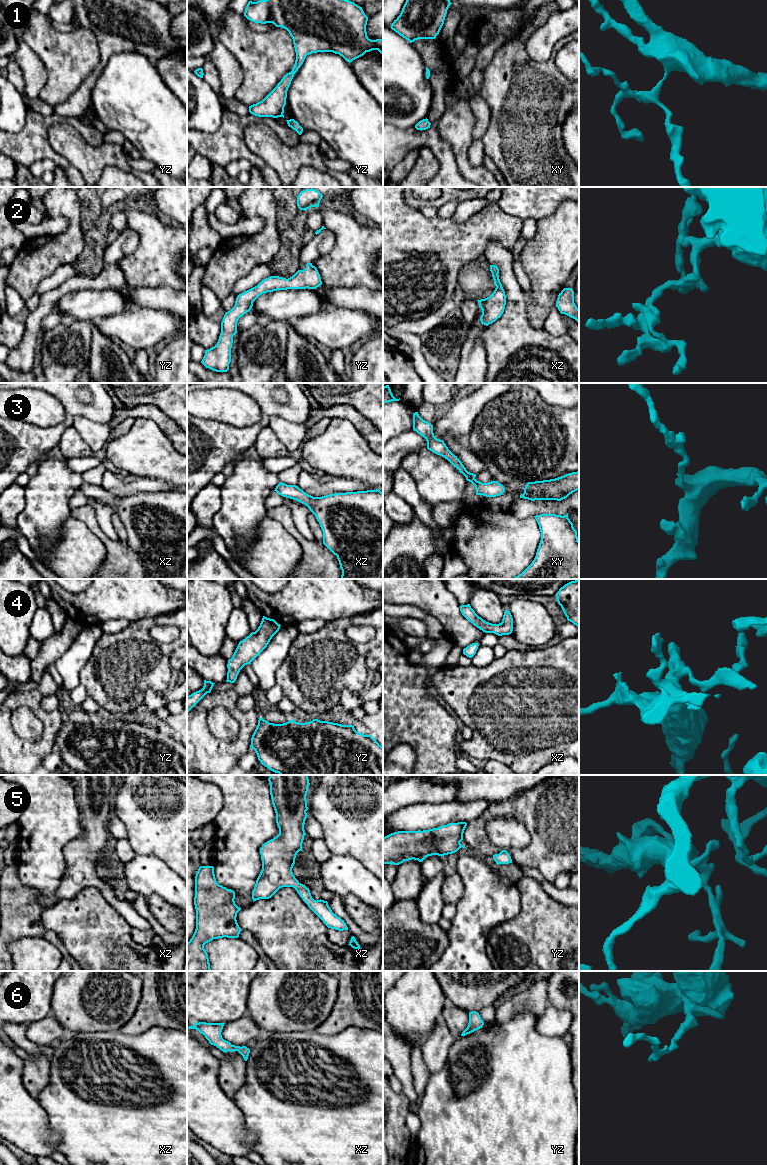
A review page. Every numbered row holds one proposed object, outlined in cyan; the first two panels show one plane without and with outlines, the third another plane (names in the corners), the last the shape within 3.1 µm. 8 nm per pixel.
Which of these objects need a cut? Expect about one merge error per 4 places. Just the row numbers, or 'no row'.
no row

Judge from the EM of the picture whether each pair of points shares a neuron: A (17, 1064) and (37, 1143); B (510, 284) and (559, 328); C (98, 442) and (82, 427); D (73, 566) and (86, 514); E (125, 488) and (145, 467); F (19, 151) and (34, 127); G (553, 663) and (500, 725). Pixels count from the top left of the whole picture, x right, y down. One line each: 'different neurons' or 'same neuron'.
A: same neuron
B: different neurons
C: same neuron
D: different neurons
E: different neurons
F: same neuron
G: same neuron

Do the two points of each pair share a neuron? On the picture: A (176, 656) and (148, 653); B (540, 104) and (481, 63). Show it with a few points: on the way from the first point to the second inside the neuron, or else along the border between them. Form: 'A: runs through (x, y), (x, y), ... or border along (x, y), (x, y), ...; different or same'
A: border along (176, 648), (170, 655), (171, 669); different
B: border along (500, 48), (483, 70); different

